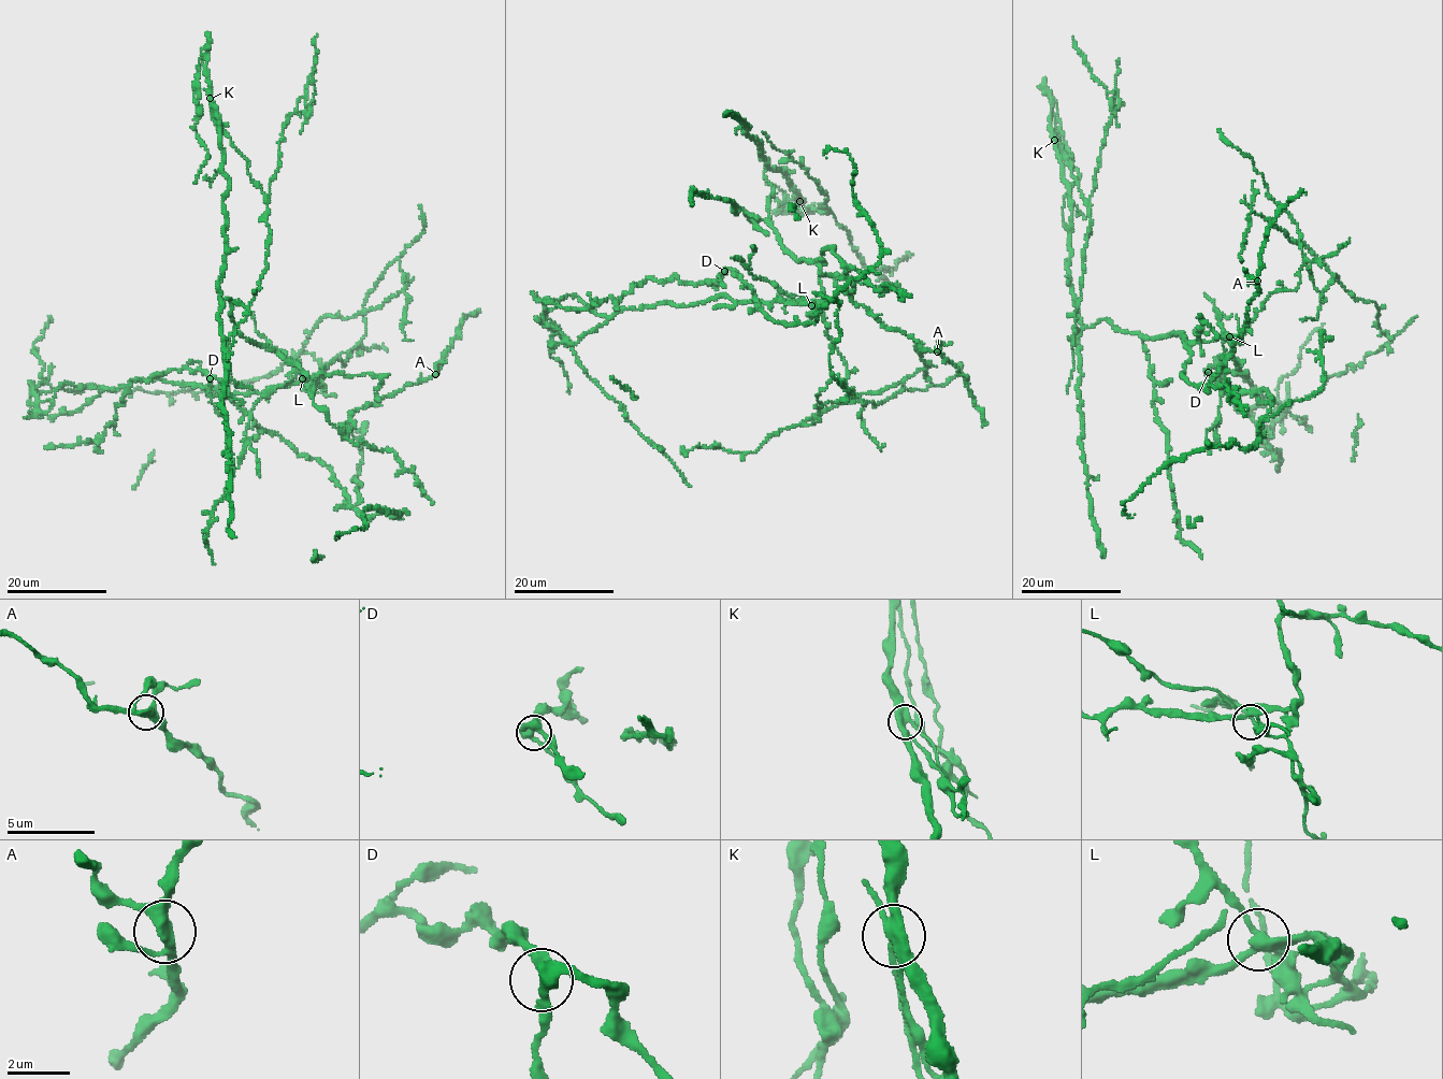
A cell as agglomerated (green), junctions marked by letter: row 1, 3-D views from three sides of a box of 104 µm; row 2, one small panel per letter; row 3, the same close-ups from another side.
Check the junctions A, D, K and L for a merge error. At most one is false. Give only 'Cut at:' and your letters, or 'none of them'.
Cut at: K

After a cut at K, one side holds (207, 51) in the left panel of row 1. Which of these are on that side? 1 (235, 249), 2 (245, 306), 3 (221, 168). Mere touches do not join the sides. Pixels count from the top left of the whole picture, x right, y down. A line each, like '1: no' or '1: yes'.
1: yes
2: no
3: yes

